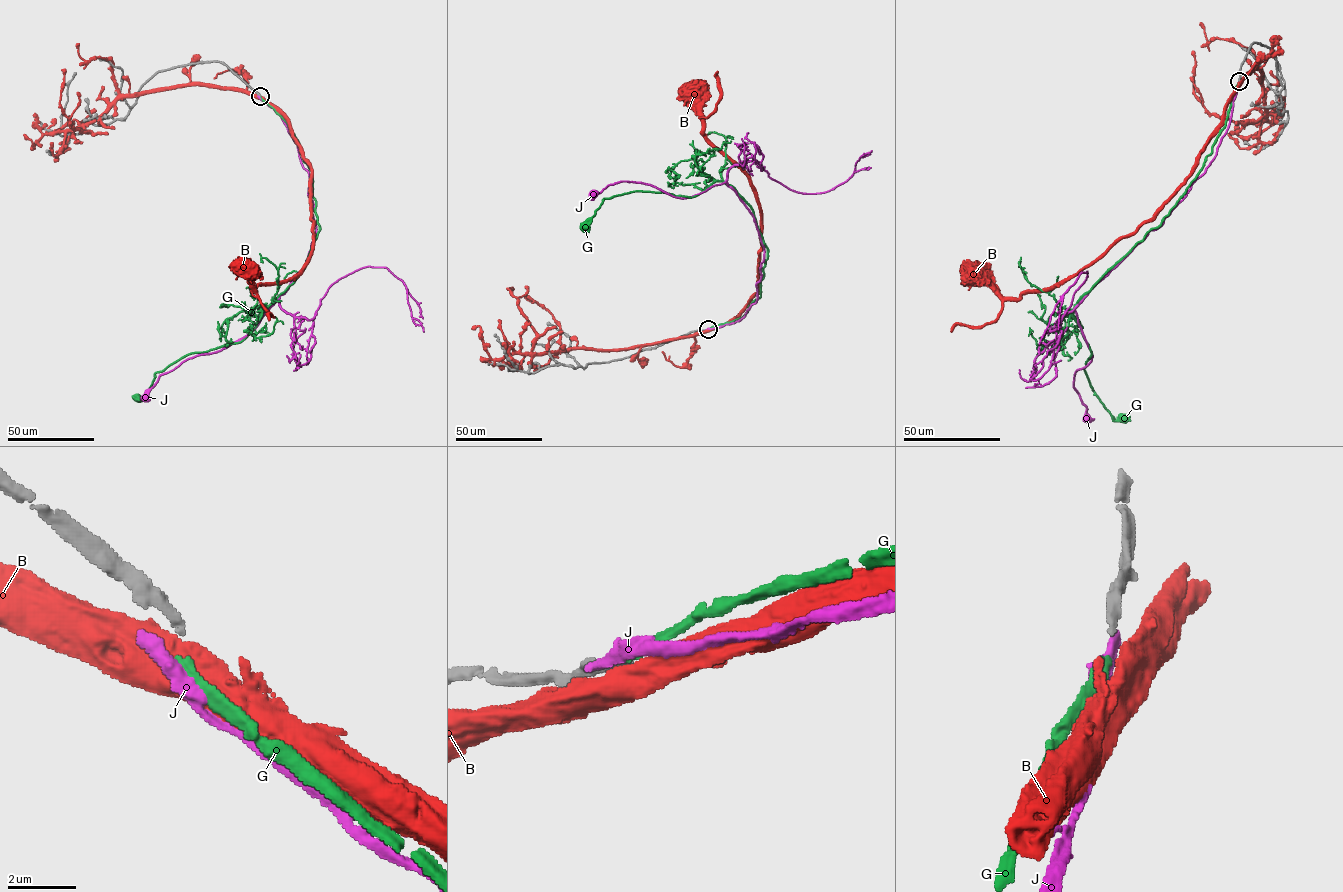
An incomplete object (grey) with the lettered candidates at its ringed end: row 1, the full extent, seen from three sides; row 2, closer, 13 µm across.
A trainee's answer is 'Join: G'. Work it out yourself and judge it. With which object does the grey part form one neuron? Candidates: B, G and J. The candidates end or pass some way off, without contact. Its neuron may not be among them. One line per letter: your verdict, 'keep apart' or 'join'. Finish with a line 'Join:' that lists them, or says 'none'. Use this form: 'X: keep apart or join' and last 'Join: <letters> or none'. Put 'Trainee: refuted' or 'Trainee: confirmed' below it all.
B: keep apart
G: keep apart
J: keep apart
Join: none
Trainee: refuted

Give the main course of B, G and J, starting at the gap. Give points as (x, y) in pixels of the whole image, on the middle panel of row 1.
B: (708, 330), (735, 318), (759, 291), (761, 247), (754, 187), (702, 132), (702, 120), (720, 95), (716, 71)
G: (708, 329), (760, 296), (767, 257), (730, 185), (604, 198), (584, 226)
J: (707, 329), (741, 319), (757, 300), (764, 247), (737, 193), (725, 182), (681, 198), (622, 181), (593, 193)

